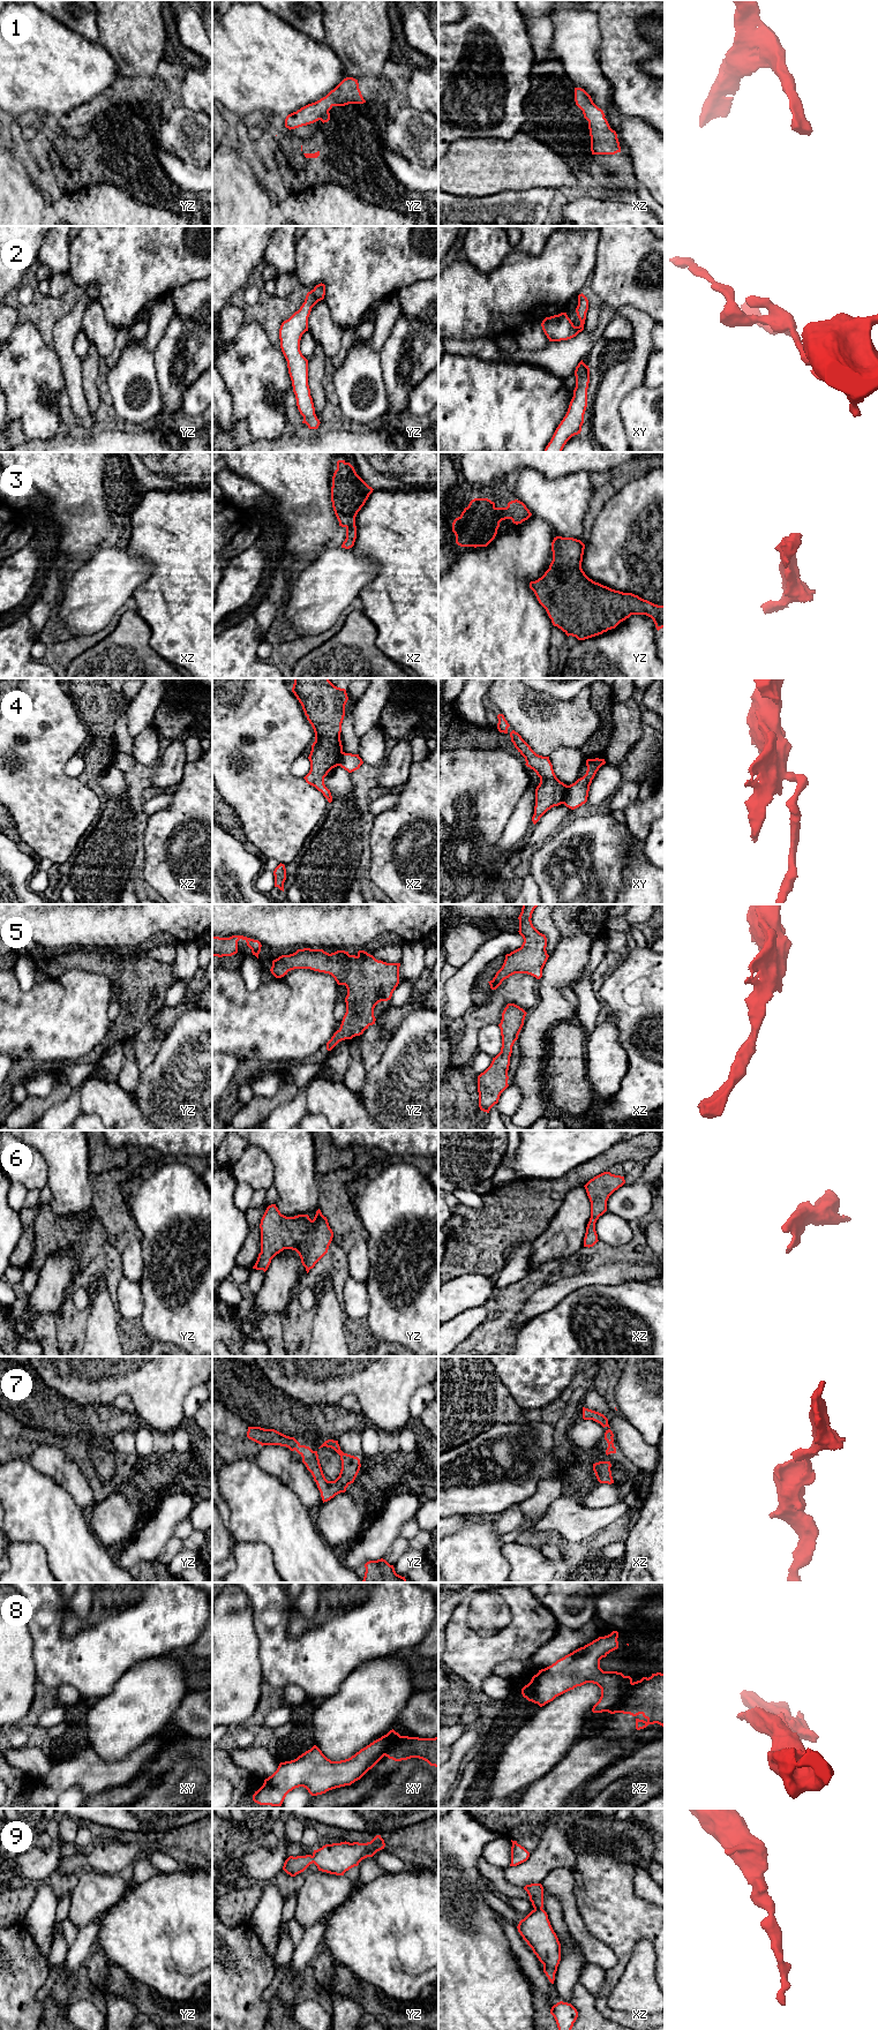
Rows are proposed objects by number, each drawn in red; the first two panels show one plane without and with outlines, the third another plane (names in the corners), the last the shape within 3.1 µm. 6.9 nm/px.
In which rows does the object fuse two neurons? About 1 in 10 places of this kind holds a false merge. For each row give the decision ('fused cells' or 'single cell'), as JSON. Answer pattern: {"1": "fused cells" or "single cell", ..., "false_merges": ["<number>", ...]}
{"1": "single cell", "2": "single cell", "3": "single cell", "4": "fused cells", "5": "single cell", "6": "single cell", "7": "single cell", "8": "fused cells", "9": "single cell", "false_merges": ["4", "8"]}

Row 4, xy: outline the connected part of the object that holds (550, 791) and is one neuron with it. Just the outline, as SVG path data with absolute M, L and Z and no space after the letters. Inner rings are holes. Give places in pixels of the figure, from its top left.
M515 730L510 732L510 737L515 747L525 758L525 765L540 777L540 783L535 789L535 806L532 817L535 825L548 810L563 804L568 785L556 777L549 757L536 754Z

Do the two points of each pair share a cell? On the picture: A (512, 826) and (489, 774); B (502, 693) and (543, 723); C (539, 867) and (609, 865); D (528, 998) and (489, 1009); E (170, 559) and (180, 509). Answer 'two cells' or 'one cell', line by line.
A: two cells
B: one cell
C: one cell
D: one cell
E: one cell

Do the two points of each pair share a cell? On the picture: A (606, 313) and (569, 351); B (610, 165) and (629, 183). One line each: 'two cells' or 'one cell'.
A: one cell
B: one cell

